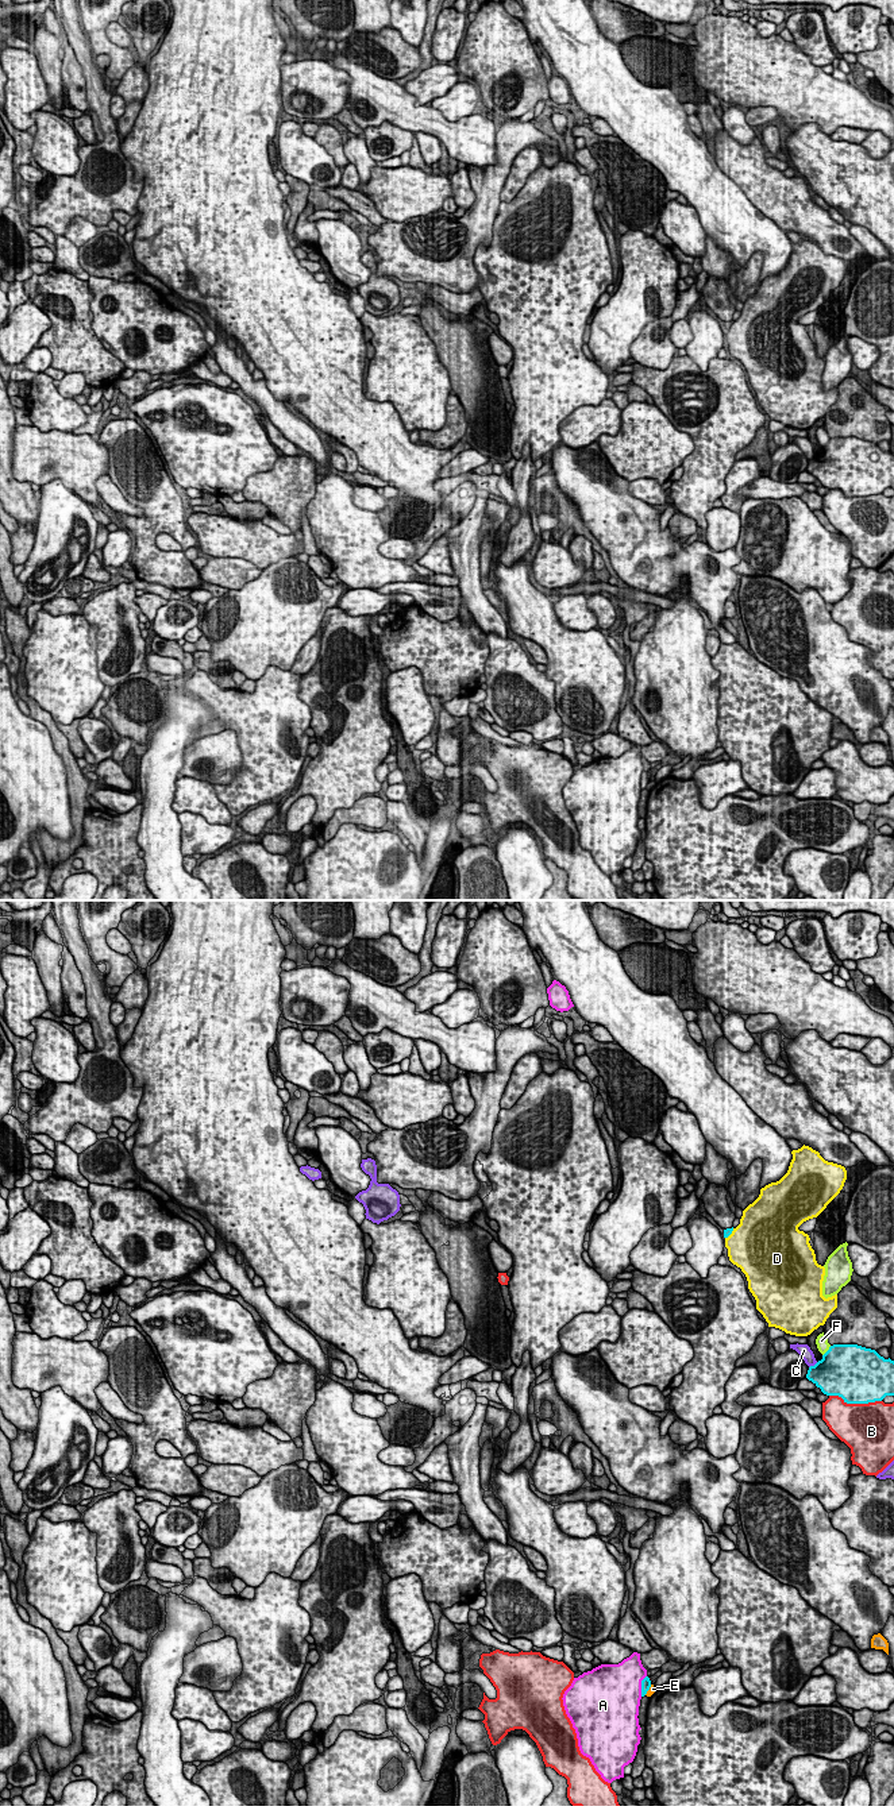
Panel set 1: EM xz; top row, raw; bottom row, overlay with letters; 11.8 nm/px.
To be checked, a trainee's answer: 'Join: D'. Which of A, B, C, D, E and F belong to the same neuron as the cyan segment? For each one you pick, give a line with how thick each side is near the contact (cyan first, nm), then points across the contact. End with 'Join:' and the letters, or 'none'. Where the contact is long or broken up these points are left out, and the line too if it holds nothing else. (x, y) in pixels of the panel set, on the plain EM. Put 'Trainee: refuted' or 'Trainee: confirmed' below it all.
Join: none
Trainee: refuted

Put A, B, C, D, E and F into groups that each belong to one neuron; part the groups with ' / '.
A / B / C / D / E / F

